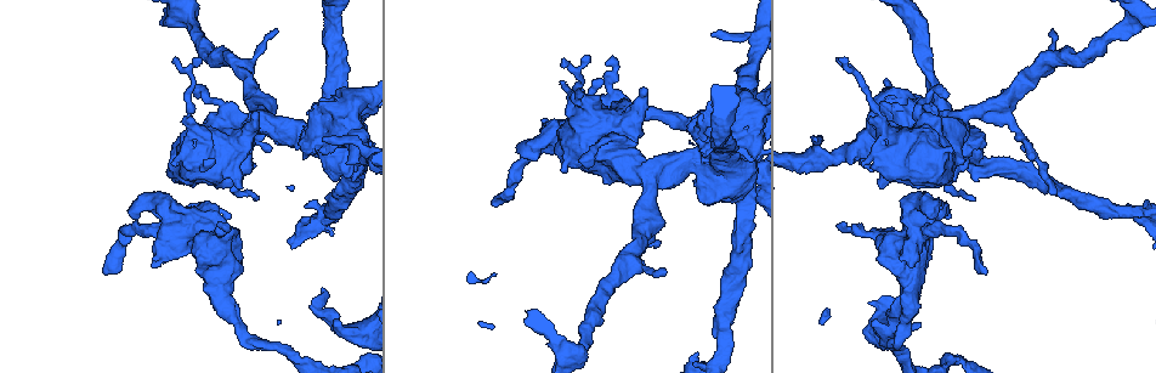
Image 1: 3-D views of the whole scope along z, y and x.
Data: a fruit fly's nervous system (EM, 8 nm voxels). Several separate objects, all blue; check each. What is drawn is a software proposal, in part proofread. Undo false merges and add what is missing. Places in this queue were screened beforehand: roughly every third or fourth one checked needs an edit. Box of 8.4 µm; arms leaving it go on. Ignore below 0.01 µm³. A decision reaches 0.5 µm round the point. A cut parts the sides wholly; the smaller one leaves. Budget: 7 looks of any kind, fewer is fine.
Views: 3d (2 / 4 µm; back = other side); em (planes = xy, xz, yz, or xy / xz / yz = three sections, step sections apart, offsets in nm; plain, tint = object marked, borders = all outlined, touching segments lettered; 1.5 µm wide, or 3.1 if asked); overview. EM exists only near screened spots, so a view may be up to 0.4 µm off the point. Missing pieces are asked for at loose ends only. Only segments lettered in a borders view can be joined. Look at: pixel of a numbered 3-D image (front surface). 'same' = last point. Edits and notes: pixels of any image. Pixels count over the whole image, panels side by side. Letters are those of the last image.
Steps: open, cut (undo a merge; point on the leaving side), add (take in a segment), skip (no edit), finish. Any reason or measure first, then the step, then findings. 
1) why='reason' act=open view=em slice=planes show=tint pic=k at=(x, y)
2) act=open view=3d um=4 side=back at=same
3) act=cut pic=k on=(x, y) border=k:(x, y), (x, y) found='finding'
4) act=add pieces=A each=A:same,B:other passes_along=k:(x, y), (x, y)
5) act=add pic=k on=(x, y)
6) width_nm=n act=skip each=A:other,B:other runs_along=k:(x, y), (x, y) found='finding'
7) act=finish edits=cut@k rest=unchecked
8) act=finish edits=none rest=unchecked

why='abrupt turn' act=open view=3d um=2 side=back pic=1 at=(320, 306)

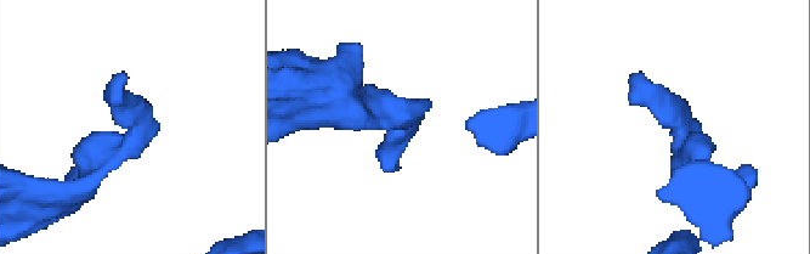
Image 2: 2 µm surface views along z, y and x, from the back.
act=open view=em slice=xy step=8 show=borders pic=2 at=(408, 120)

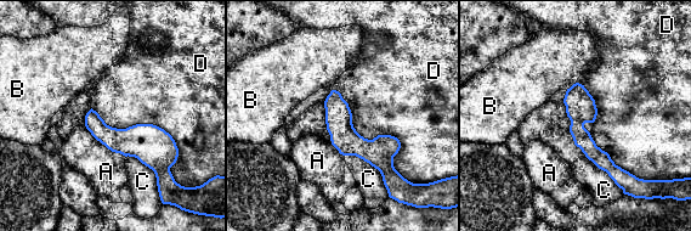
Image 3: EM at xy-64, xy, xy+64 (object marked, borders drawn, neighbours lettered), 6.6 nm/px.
width_nm=130 longest_contact=D:750nm act=skip each=A:other,B:other,C:other,D:other found='one neuron here'

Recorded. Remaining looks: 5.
why='an open end' act=open view=3d um=4 pic=1 at=(607, 62)

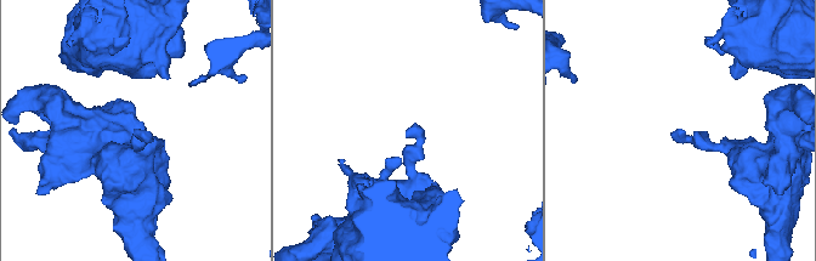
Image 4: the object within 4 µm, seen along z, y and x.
why='now the EM' act=open view=em slice=xy step=8 show=tint pic=4 at=(408, 128)

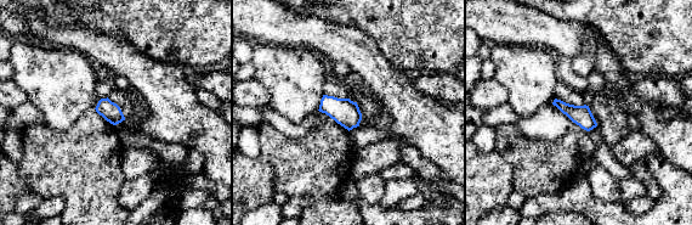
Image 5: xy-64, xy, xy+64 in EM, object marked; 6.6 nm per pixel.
act=open view=em slice=planes show=borders at=same

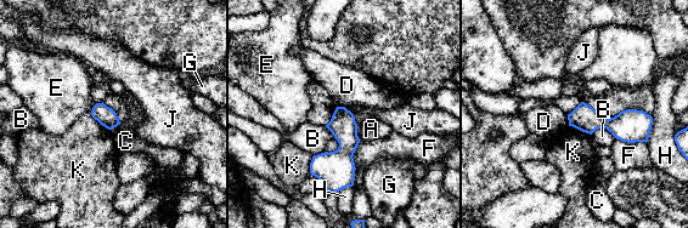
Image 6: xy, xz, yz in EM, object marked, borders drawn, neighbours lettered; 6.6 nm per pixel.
longest_contact=F:300nm act=skip each=A:other,B:other,C:other,D:other,E:other,F:other,G:other,H:other,J:other,K:other border=6:(96, 103), (89, 113) found='none of them fits'

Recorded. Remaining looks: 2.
why='an open end' act=open view=em slice=xy step=4 show=borders pic=1 at=(104, 274)

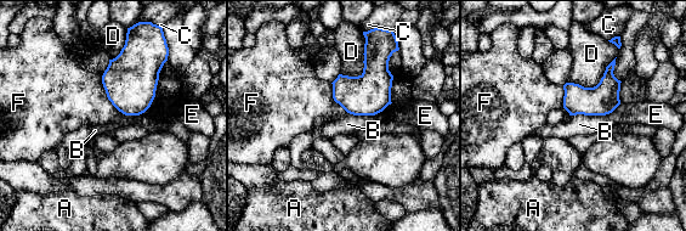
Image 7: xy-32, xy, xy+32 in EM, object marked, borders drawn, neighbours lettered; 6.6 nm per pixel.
why='cut it another way' act=open view=em slice=planes show=borders at=same

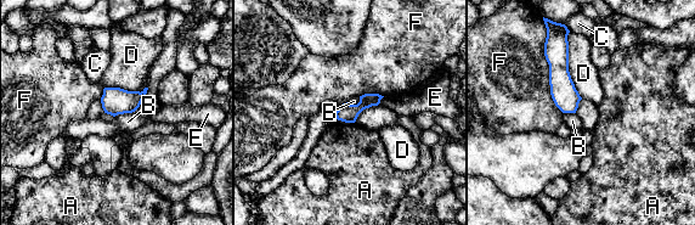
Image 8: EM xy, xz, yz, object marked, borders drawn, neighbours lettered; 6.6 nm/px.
act=skip each=A:other,B:other,C:other,D:other,E:other,F:other found='none of them fits'

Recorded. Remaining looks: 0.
act=finish edits=none rest=unchecked

